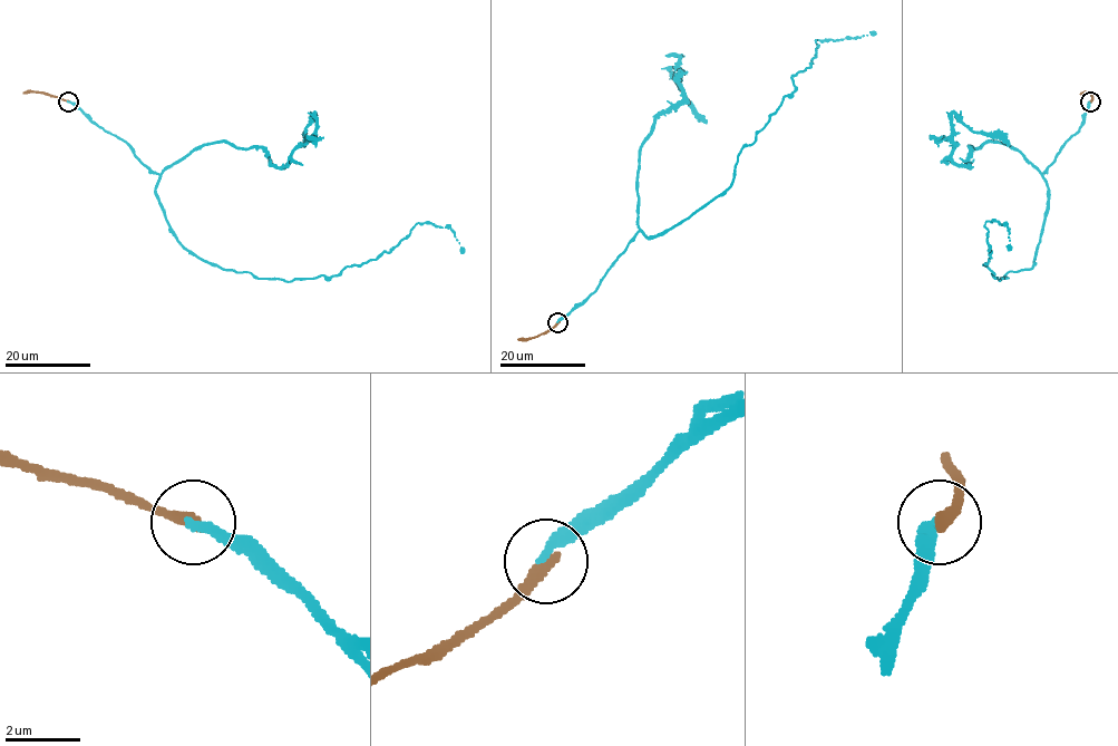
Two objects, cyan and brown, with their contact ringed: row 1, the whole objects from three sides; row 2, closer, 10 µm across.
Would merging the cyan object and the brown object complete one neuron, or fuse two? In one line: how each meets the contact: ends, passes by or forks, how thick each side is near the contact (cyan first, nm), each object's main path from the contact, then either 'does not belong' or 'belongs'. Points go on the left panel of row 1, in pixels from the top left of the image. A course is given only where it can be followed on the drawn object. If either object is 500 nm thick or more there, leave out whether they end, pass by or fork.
cyan ends; brown ends; calibres 240 and 260 nm; course cyan (68, 102), (158, 174), (169, 231), (223, 269), (331, 277), (389, 251), (417, 223), (449, 228), (464, 253); course brown (68, 102), (44, 91), (22, 93); does not belong

